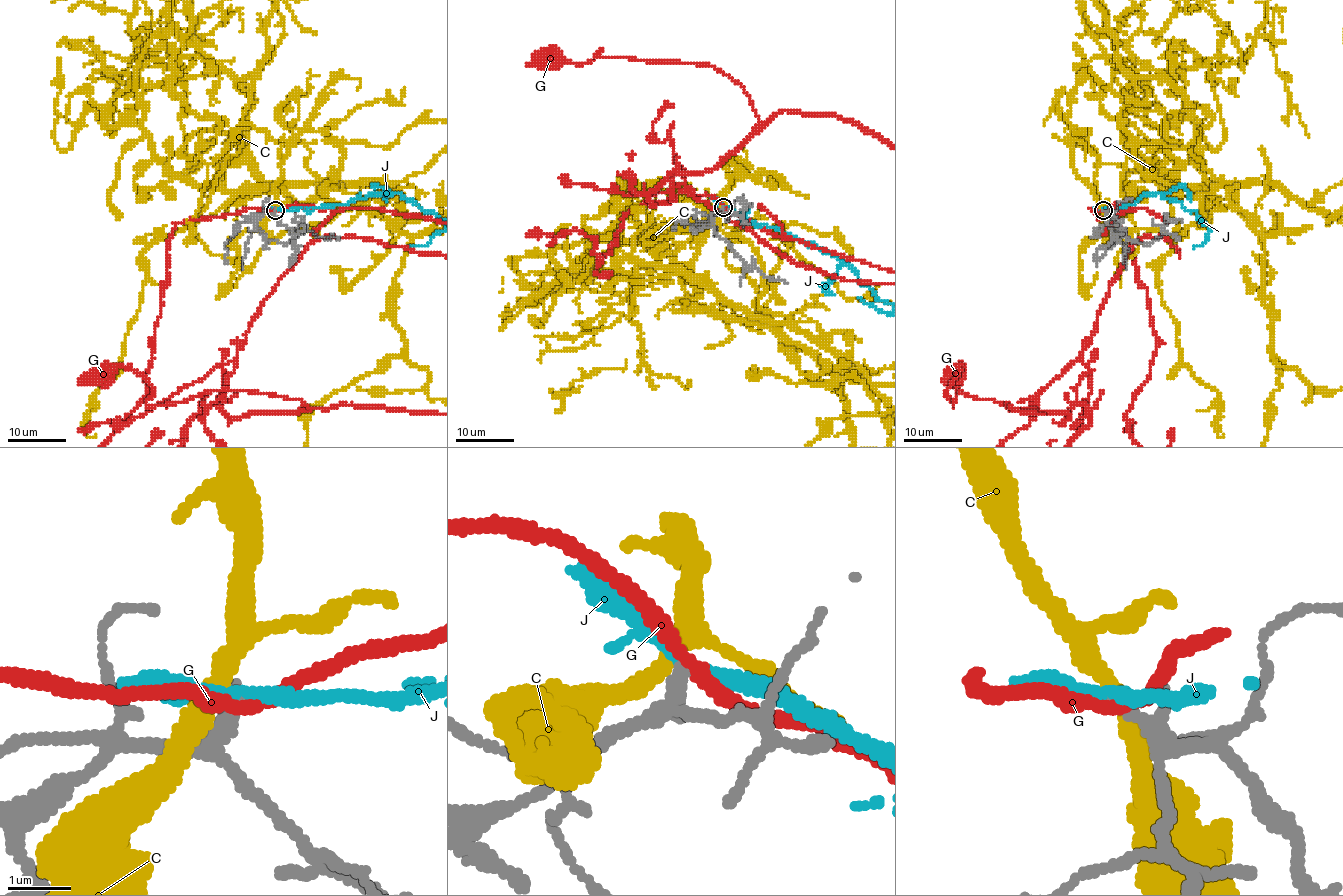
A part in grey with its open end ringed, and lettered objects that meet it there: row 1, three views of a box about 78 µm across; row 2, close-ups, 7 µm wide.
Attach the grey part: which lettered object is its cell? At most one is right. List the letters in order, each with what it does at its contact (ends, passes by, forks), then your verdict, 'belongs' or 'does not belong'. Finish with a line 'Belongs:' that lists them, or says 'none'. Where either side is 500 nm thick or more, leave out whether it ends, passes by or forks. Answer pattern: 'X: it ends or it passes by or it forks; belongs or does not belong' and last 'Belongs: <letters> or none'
C: it passes by; does not belong
G: it passes by; belongs
J: it forks; does not belong
Belongs: G

